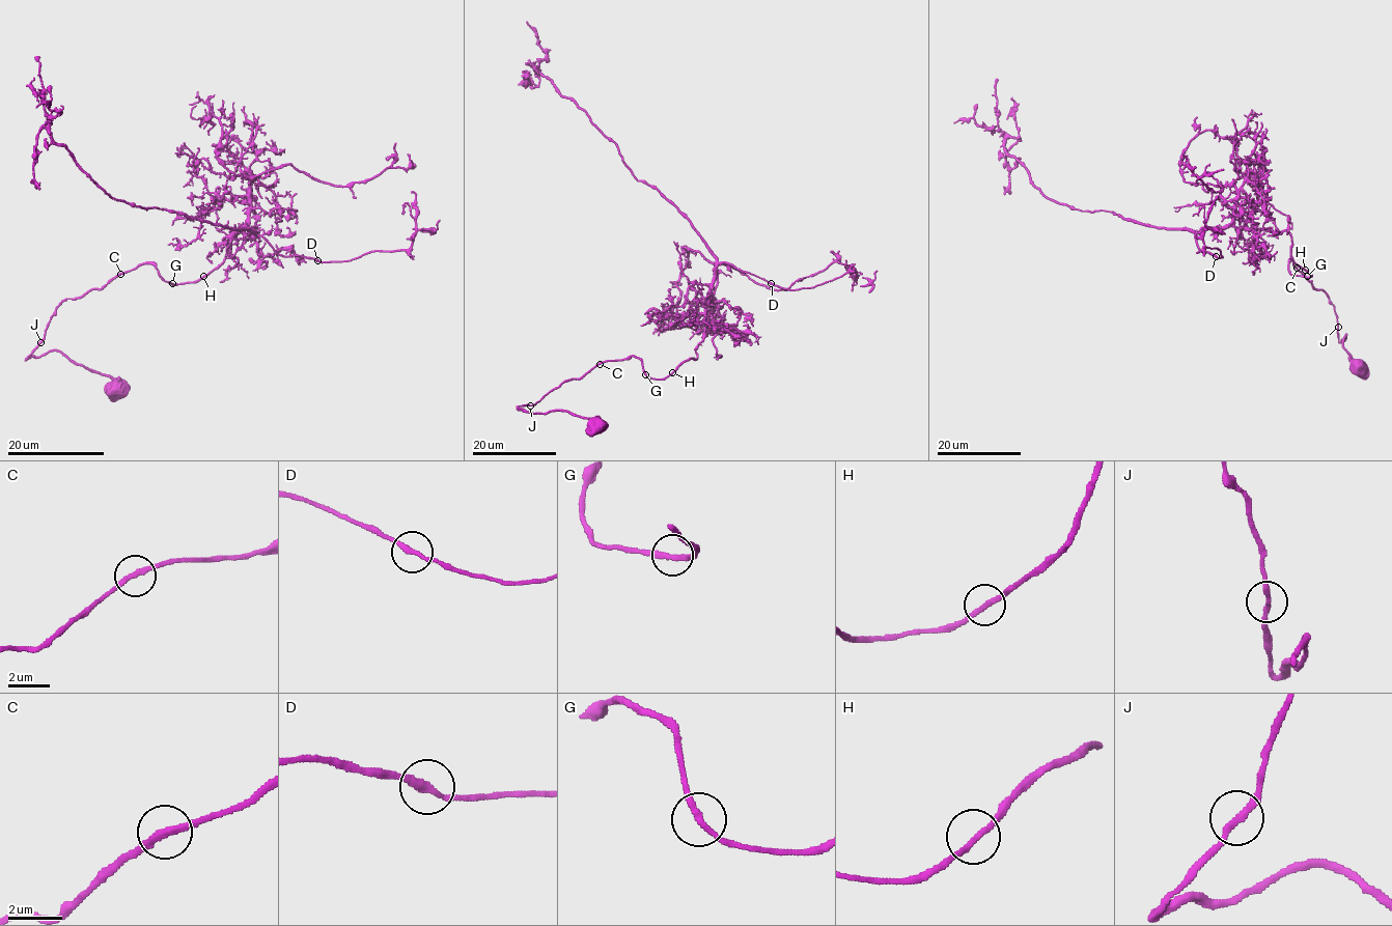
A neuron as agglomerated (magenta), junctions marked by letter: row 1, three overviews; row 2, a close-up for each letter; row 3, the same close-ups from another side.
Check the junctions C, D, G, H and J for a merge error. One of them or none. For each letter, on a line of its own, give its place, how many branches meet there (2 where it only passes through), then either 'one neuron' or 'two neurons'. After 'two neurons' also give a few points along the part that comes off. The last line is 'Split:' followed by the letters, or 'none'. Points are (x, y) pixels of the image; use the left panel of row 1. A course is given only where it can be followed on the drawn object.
C: (120, 274) | 2 | one neuron
D: (317, 260) | 2 | one neuron
G: (172, 283) | 2 | one neuron
H: (203, 276) | 2 | one neuron
J: (40, 342) | 2 | one neuron
Split: none

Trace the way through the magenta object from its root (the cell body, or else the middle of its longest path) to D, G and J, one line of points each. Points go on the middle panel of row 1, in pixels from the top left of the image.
D: (596, 427), (518, 407), (608, 361), (636, 356), (666, 379), (695, 360), (719, 263), (771, 283)
G: (596, 427), (594, 421), (563, 410), (533, 413), (518, 407), (533, 404), (608, 361), (636, 356), (644, 374)
J: (596, 427), (599, 424), (594, 421), (563, 410), (533, 413), (518, 407), (530, 404)

